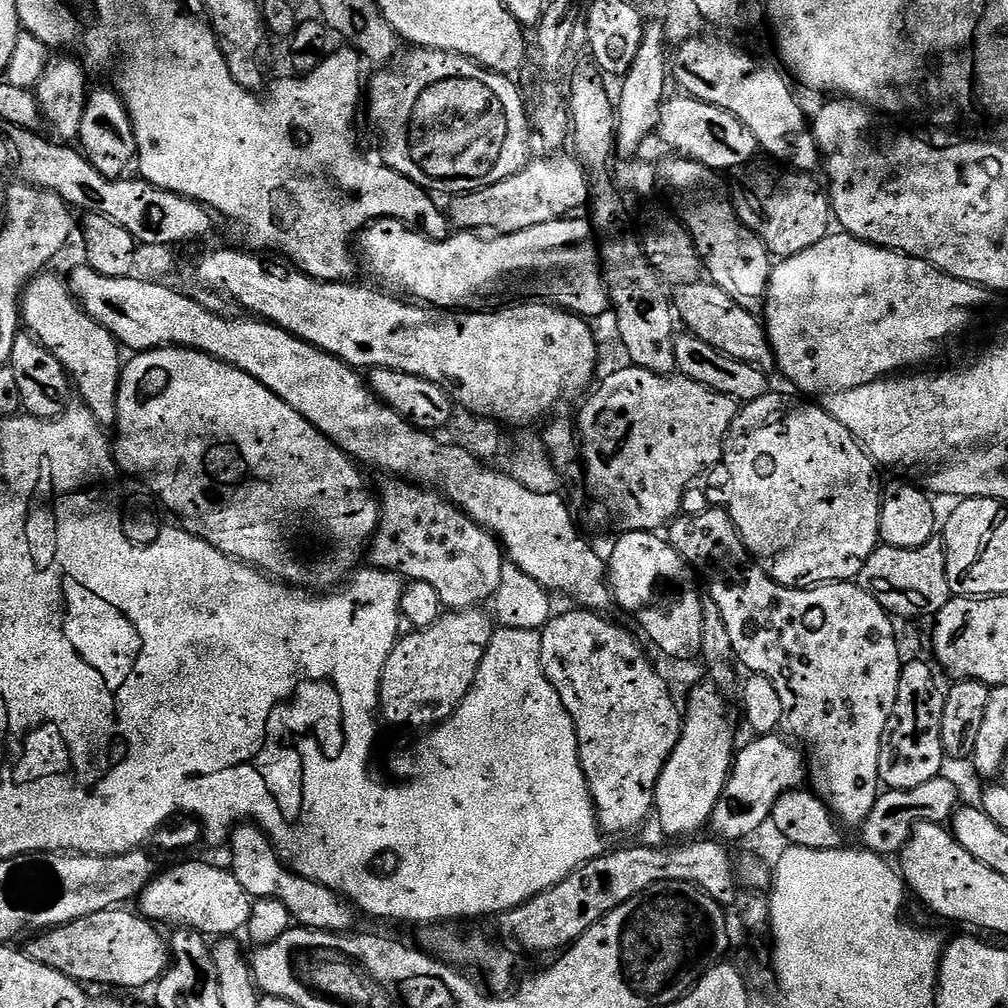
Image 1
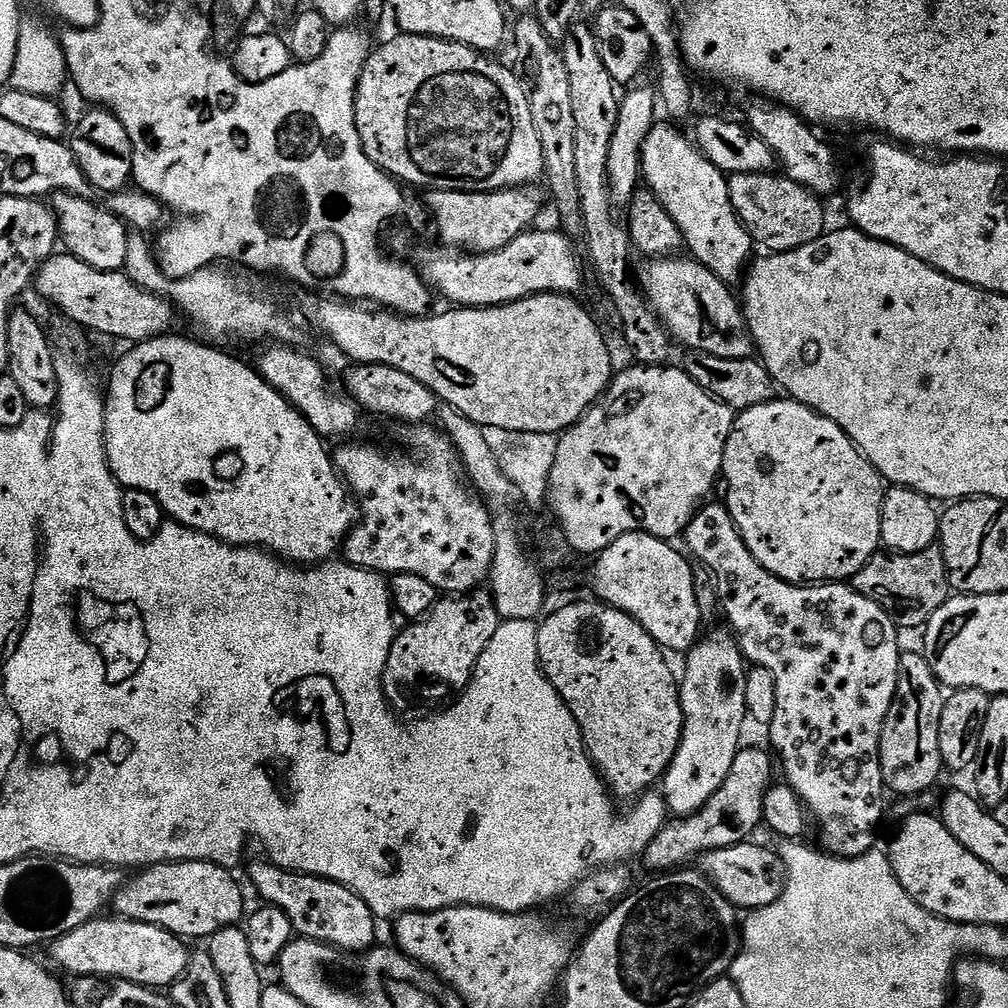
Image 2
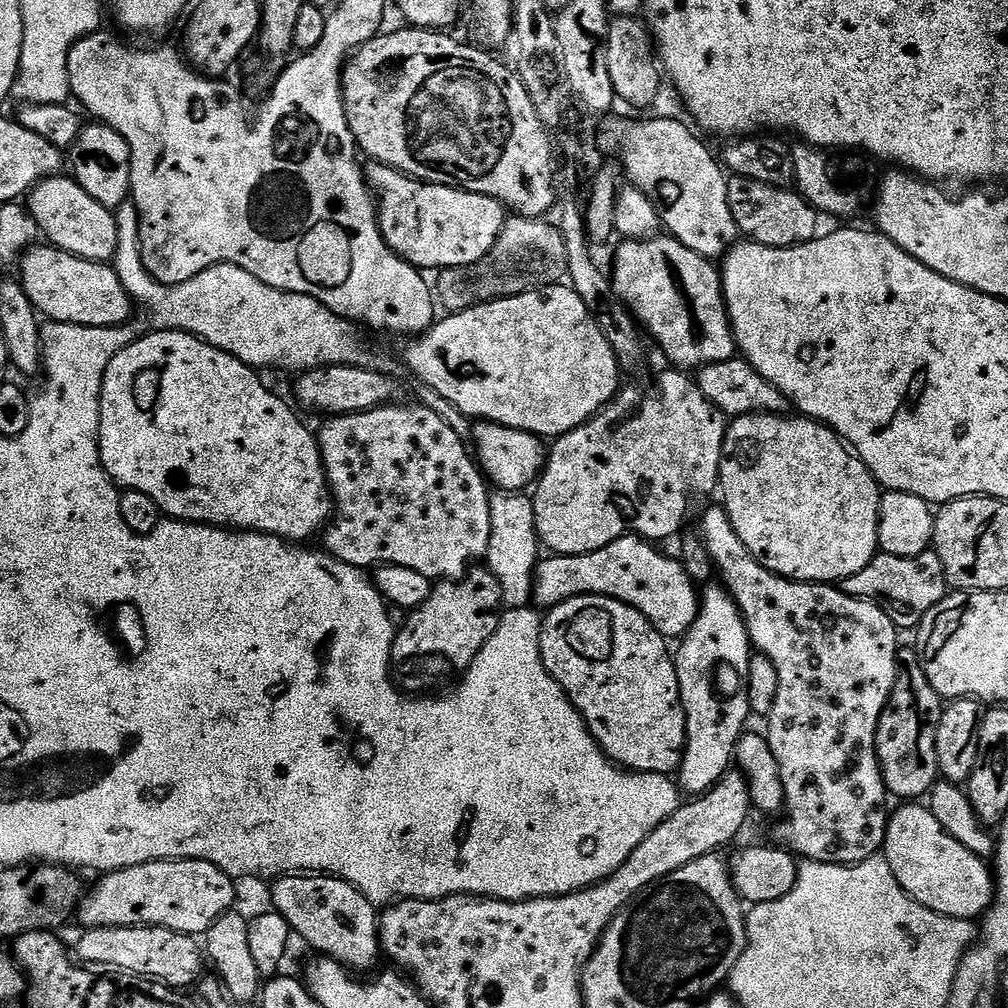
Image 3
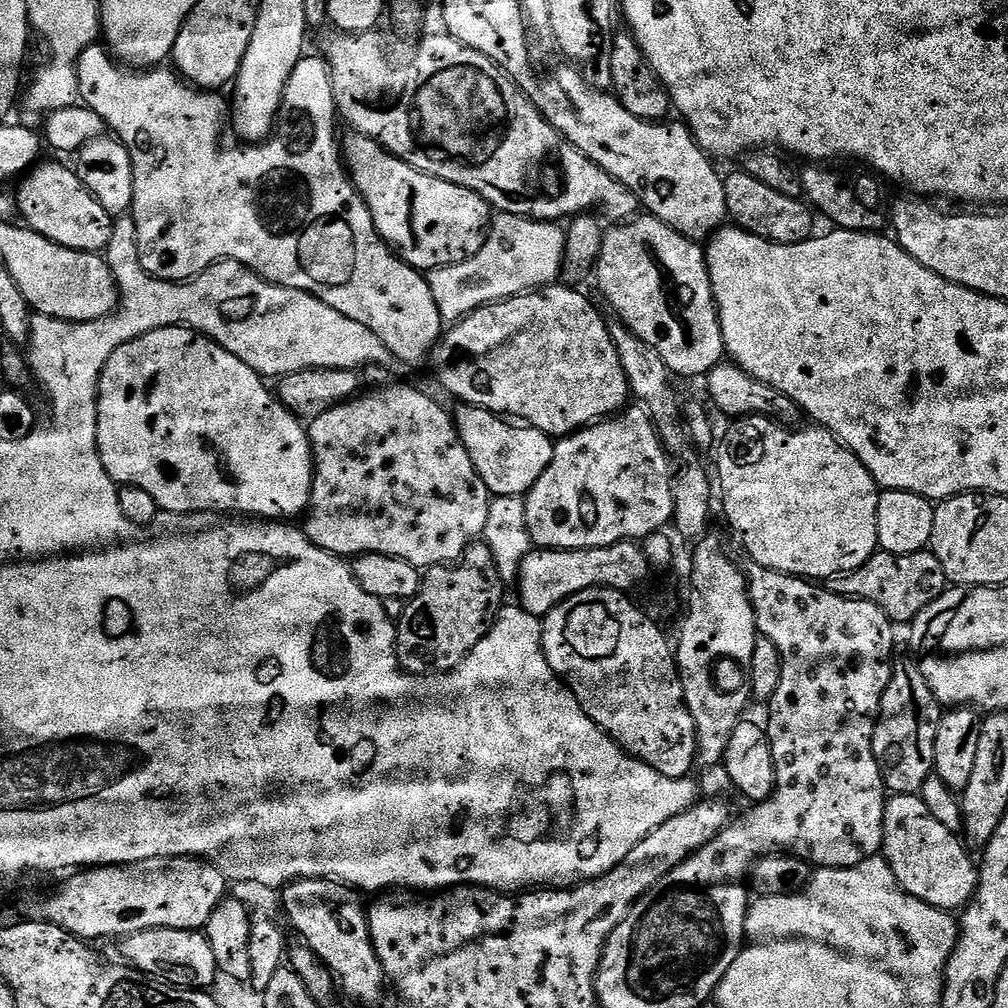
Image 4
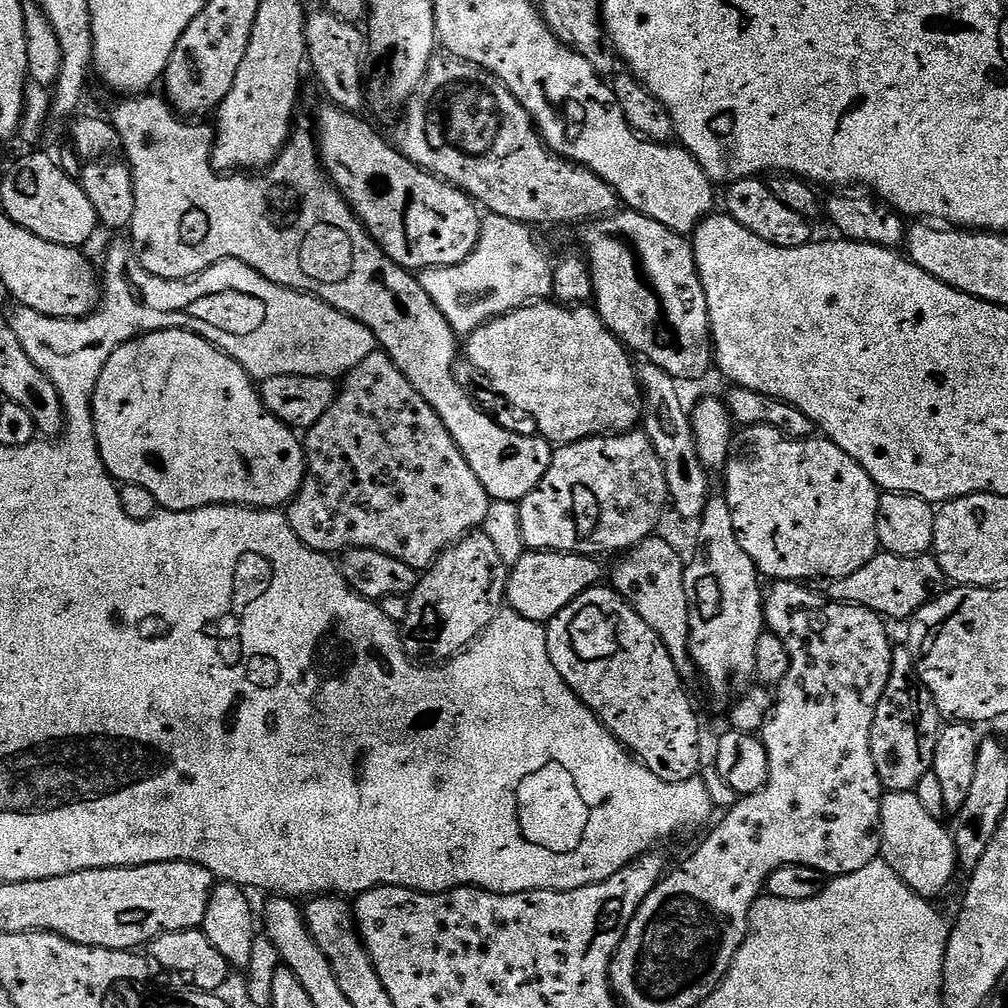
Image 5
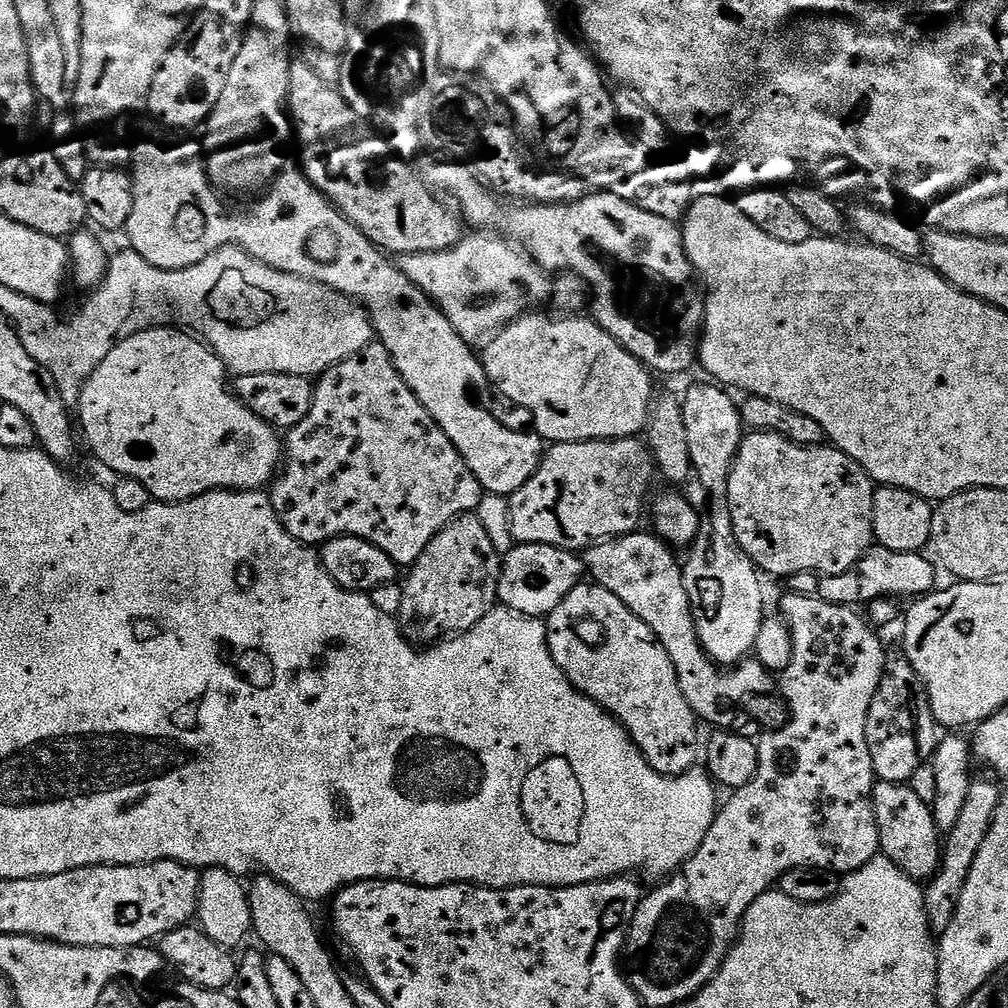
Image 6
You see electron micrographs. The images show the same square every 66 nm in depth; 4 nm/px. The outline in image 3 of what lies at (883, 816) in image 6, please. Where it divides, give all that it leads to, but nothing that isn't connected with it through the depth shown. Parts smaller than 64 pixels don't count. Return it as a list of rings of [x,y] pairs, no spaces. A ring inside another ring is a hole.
[[[904,802],[899,806],[901,808],[897,812],[895,809],[888,817],[882,855],[890,870],[894,870],[894,878],[898,878],[904,893],[914,898],[914,902],[943,916],[958,918],[961,922],[972,922],[983,917],[996,898],[994,872],[989,865],[988,868],[984,865],[987,864],[985,857],[975,856],[973,852],[966,850],[966,846],[962,846],[962,842],[954,842],[954,838],[950,838],[950,834],[942,830],[938,818],[934,818],[932,811],[923,803]]]

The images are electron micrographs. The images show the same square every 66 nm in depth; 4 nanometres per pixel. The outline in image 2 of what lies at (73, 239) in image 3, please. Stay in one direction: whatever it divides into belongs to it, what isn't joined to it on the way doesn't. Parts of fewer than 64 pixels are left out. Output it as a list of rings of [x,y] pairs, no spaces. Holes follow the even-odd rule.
[[[57,192],[51,197],[50,207],[56,215],[56,226],[59,239],[62,241],[71,255],[76,256],[82,262],[94,266],[94,270],[103,272],[119,272],[126,262],[126,250],[128,249],[129,227],[115,216],[107,207],[99,208],[91,204],[91,199],[75,196],[69,192]]]

